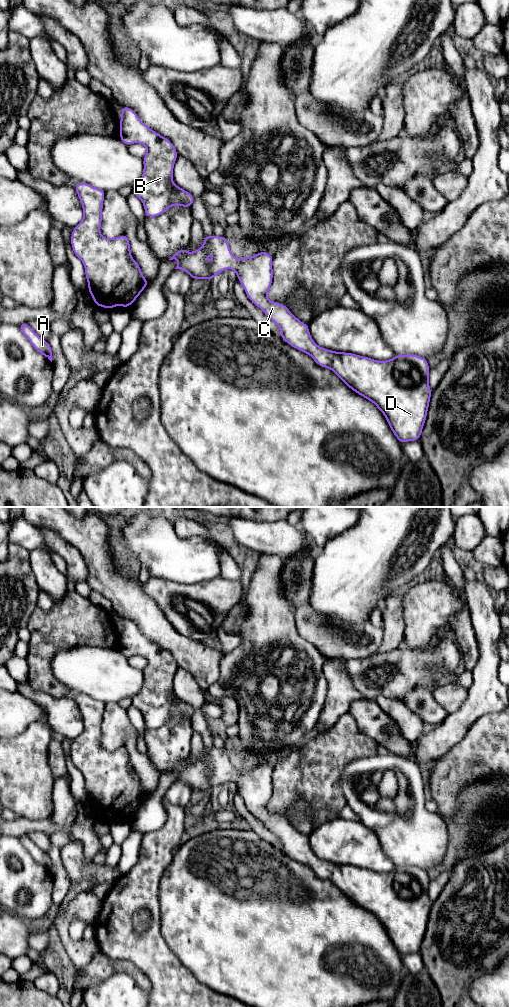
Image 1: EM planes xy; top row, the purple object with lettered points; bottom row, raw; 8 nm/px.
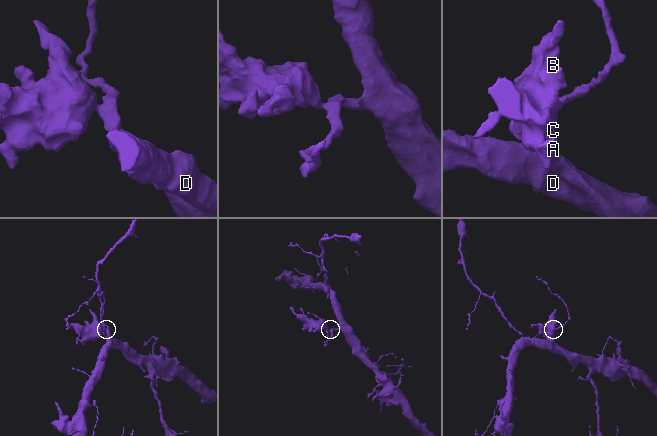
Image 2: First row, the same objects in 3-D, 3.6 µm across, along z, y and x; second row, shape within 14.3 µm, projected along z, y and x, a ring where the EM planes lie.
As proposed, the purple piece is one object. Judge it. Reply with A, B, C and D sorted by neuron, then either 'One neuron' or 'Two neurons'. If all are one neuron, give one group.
Groups: A B C D. One neuron

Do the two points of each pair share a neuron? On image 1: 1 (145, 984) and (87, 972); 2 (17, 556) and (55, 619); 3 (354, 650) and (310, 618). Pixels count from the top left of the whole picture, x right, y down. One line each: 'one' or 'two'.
1: one
2: two
3: one

